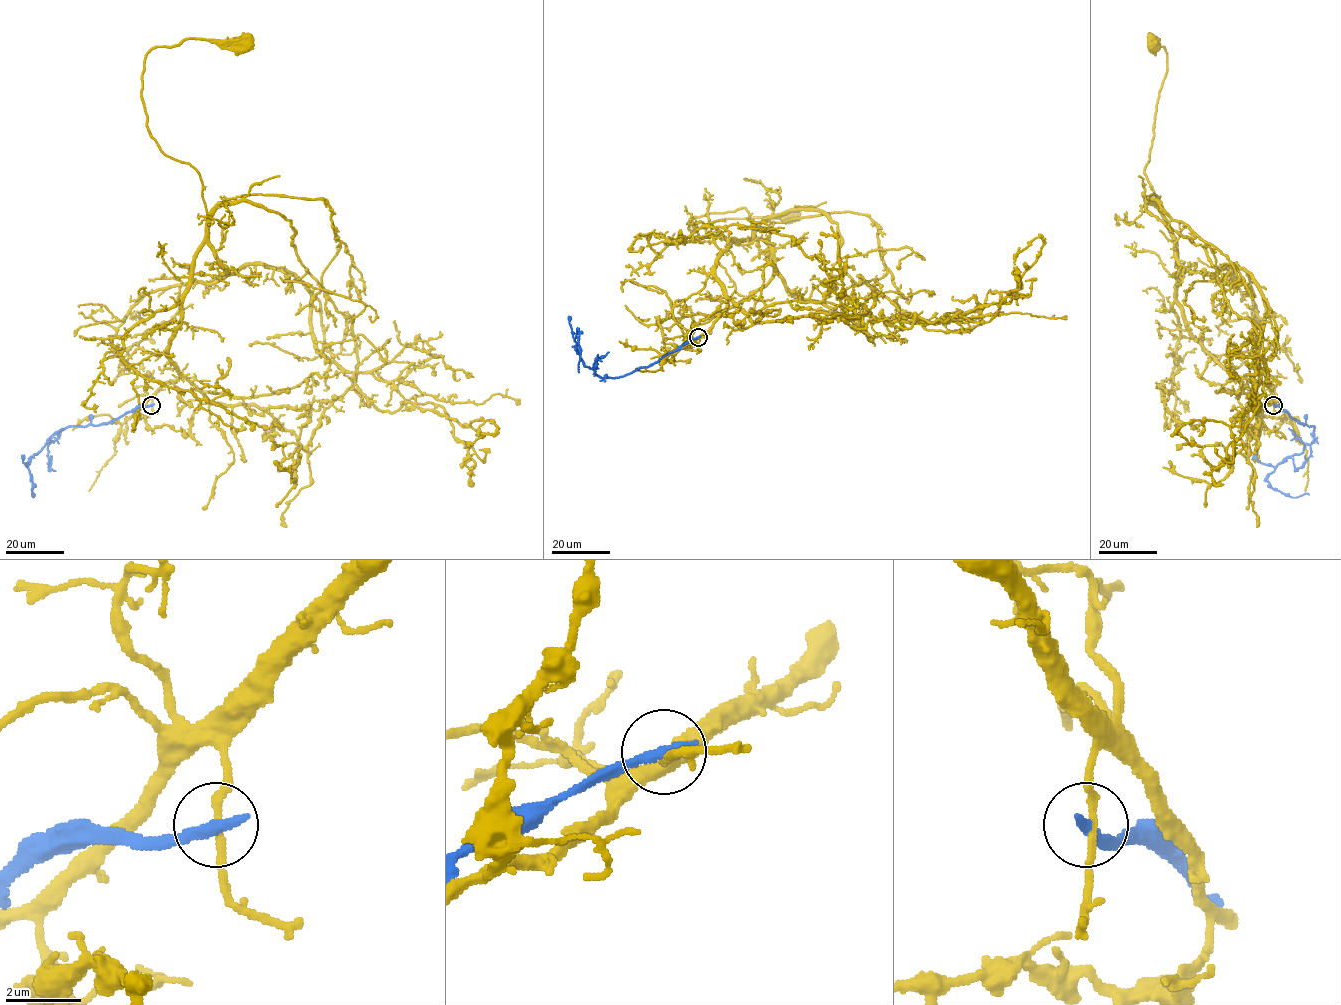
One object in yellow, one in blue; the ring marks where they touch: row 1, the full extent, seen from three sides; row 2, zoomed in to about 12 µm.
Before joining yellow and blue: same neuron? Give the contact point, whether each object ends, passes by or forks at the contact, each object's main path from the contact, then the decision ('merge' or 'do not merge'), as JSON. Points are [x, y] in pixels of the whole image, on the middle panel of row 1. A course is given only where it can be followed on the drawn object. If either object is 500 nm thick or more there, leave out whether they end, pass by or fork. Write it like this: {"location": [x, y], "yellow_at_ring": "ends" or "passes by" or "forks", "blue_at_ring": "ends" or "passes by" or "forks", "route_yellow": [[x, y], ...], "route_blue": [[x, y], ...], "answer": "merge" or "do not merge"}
{"location": [698, 337], "yellow_at_ring": "passes by", "blue_at_ring": "ends", "route_yellow": [[698, 337], [726, 305], [714, 261], [753, 225], [744, 208], [688, 223], [790, 217]], "route_blue": [[698, 337], [648, 366], [639, 367], [621, 376], [602, 377], [583, 364], [574, 340], [578, 330], [579, 372]], "answer": "do not merge"}

